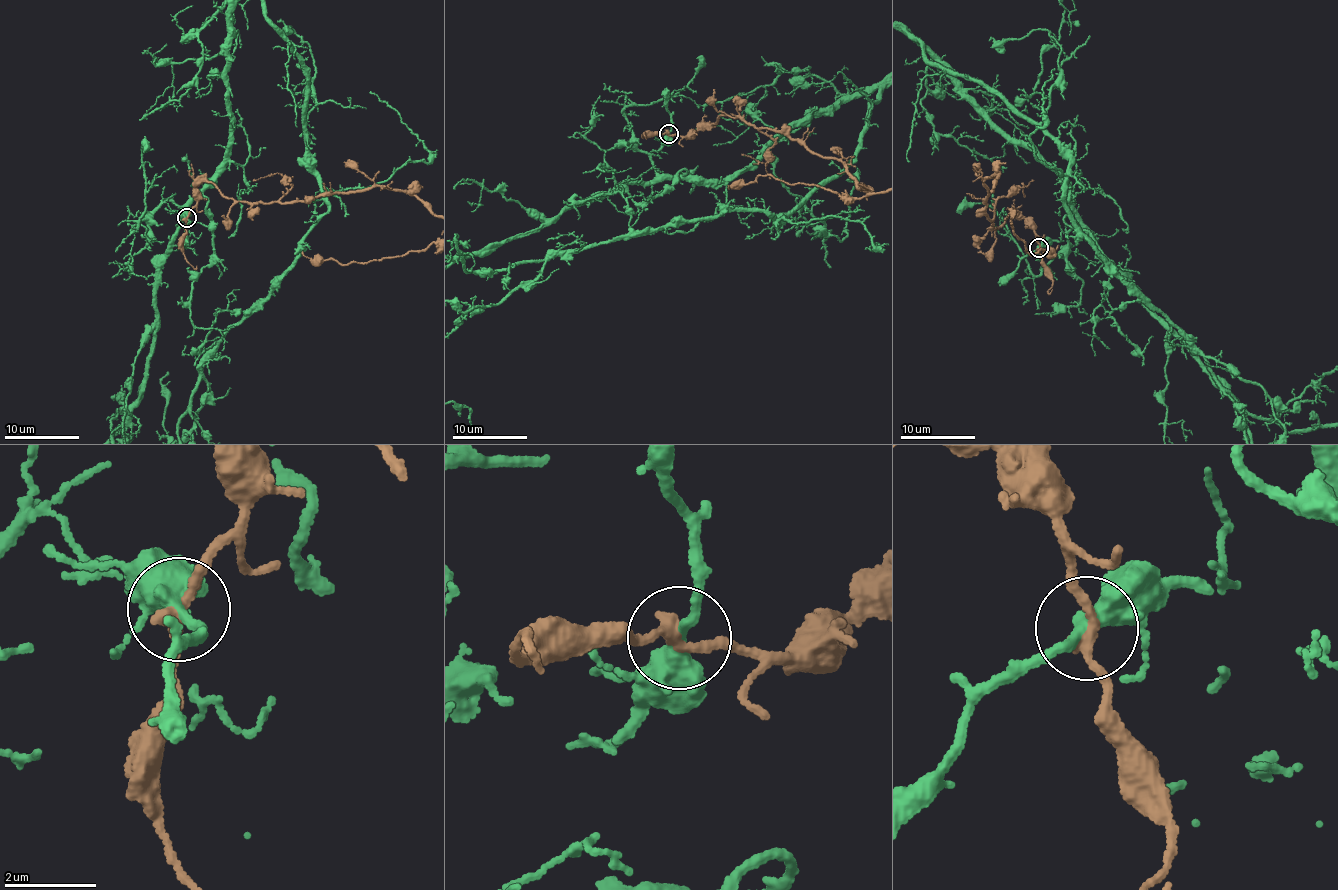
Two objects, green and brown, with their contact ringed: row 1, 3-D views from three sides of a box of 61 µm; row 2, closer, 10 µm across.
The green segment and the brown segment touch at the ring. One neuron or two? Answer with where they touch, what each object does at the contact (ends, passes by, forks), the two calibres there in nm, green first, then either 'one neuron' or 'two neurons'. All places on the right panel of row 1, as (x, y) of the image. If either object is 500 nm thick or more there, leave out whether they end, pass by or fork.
(1039, 248) | green forks | brown passes by | 320/260 nm | one neuron

